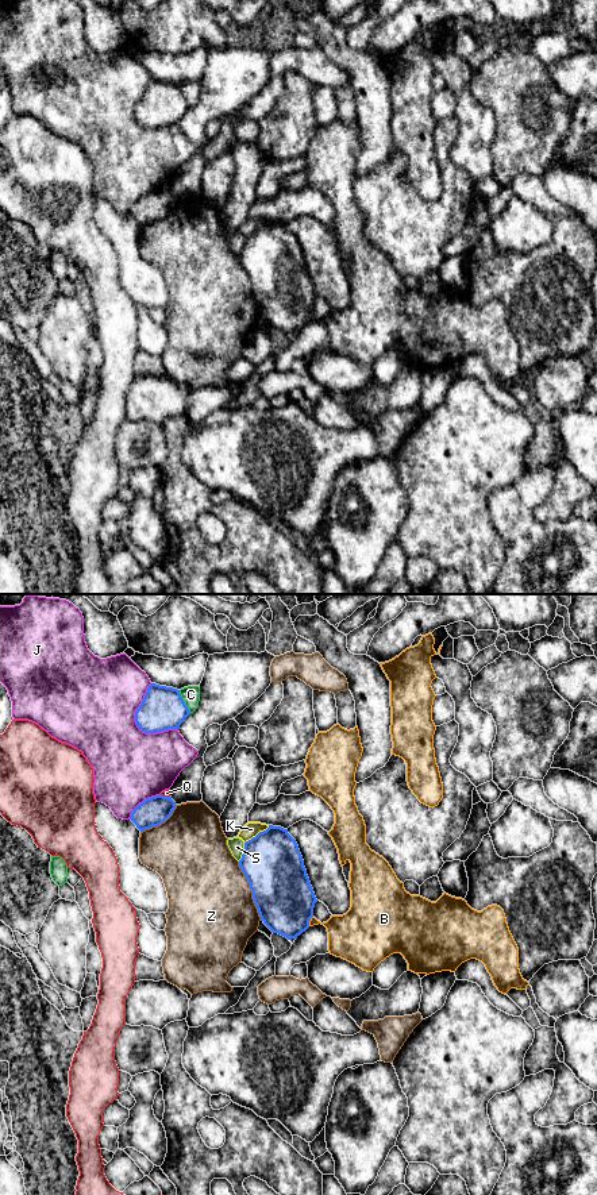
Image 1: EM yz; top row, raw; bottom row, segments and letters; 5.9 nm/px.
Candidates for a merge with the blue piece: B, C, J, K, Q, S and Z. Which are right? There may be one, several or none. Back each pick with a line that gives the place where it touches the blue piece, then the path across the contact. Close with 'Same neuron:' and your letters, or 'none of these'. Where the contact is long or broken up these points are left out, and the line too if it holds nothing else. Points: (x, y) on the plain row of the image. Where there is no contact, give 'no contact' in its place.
Same neuron: none of these

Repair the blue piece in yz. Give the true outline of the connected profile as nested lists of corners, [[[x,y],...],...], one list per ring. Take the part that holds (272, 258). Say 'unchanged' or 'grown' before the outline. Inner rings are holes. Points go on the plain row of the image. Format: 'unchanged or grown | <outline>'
unchanged | [[[269,220],[266,225],[246,236],[239,262],[250,280],[261,316],[273,328],[290,335],[297,334],[309,323],[317,294],[307,270],[298,240],[288,228],[288,224]]]

